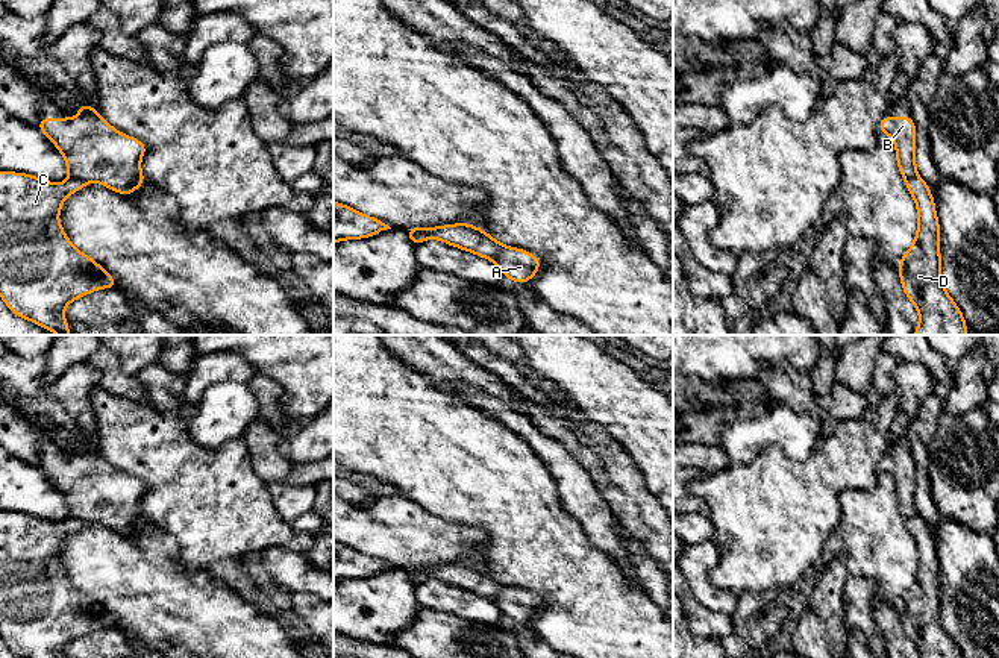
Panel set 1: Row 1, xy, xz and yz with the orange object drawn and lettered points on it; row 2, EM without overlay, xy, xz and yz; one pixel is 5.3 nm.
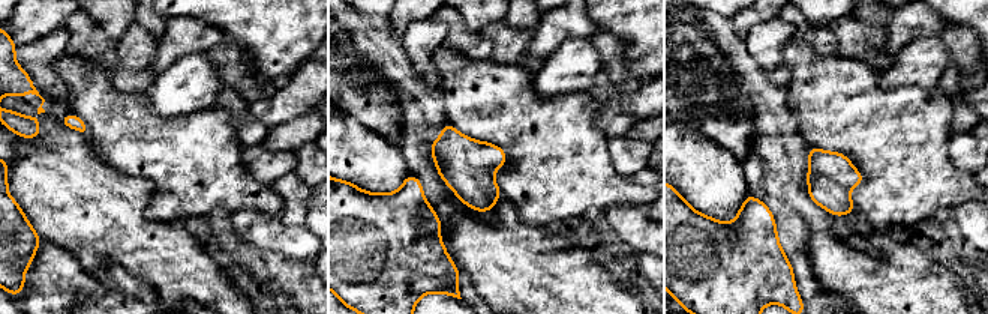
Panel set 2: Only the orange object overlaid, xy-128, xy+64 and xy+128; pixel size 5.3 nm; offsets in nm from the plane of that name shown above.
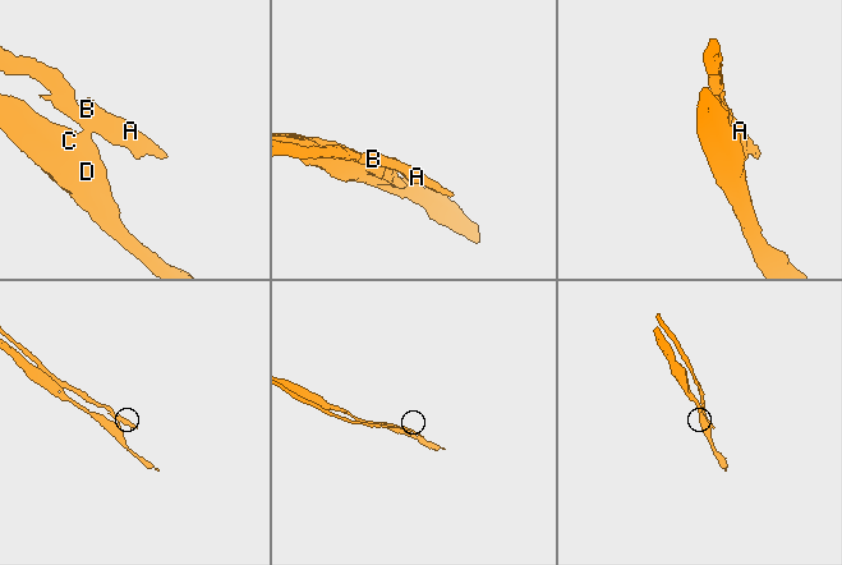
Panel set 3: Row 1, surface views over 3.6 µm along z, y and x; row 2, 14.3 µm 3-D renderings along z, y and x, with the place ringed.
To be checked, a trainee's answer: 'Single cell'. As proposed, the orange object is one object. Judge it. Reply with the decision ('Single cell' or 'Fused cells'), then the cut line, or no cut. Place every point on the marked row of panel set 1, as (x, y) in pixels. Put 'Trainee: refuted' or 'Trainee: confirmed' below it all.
Fused cells. Split along xy (70, 176), (87, 181)
Trainee: refuted

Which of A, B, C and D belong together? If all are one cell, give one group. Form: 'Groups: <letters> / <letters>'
Groups: A B / C D

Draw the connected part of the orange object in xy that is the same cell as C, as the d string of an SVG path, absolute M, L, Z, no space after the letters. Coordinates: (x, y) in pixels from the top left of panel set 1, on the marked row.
M0 171L0 296L18 317L70 335L64 308L100 288L118 288L117 280L64 235L58 214L64 199L86 180L68 177L62 185L24 173Z

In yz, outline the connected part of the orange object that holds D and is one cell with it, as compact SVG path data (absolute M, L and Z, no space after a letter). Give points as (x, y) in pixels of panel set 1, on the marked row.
M917 174L905 185L919 211L916 240L899 264L903 293L920 315L914 335L967 335L963 312L941 282L940 226L929 186Z

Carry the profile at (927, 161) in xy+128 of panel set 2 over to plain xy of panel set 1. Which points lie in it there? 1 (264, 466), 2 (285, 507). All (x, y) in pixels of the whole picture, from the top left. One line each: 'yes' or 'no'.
1: no
2: no

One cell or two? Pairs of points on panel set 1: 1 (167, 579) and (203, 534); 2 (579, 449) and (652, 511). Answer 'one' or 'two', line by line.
1: two
2: one

